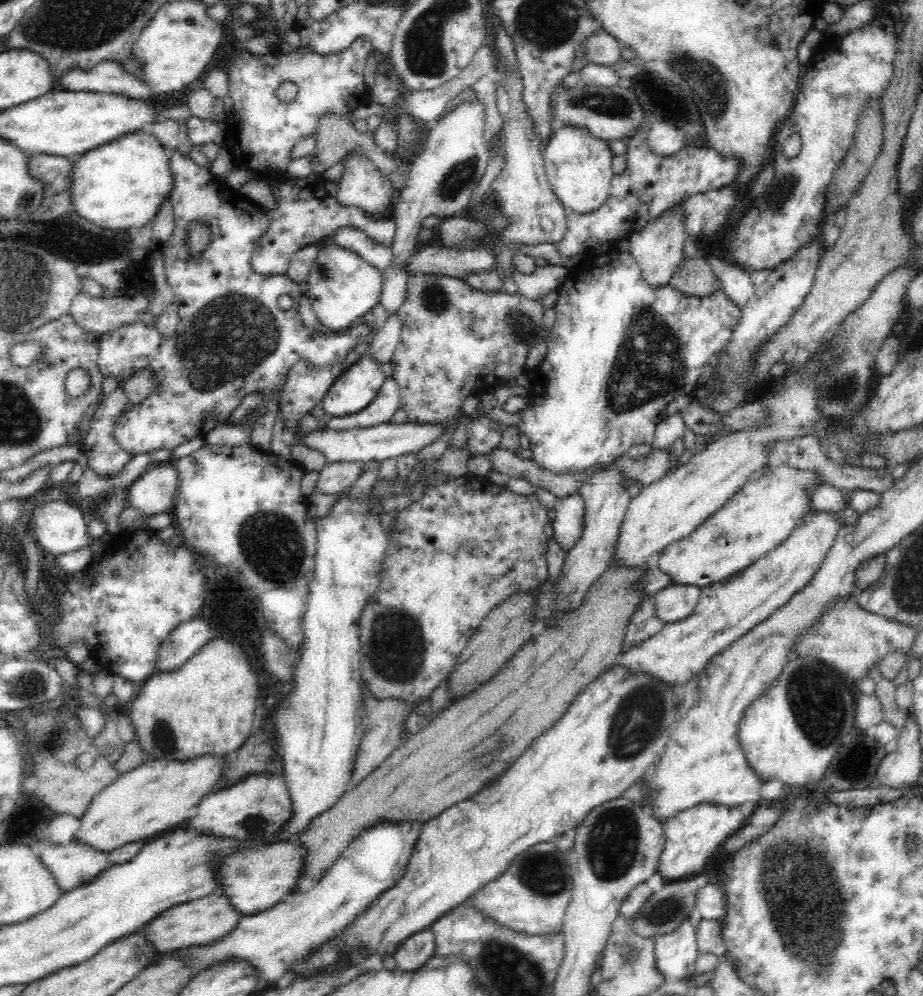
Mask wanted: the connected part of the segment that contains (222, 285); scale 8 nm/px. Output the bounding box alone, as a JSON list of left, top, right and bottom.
[96,150,374,455]

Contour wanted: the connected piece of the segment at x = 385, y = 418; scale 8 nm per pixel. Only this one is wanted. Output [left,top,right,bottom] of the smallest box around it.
[325,376,400,432]

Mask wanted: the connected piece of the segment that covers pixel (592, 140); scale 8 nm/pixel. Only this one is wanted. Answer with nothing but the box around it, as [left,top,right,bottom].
[543,126,614,215]

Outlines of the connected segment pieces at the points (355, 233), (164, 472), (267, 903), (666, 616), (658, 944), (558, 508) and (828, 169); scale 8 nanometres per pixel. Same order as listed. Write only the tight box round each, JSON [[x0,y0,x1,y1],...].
[[331,226,393,272],[127,461,178,515],[217,838,310,915],[653,584,702,623],[654,919,697,979],[553,492,585,551],[724,17,897,270]]

